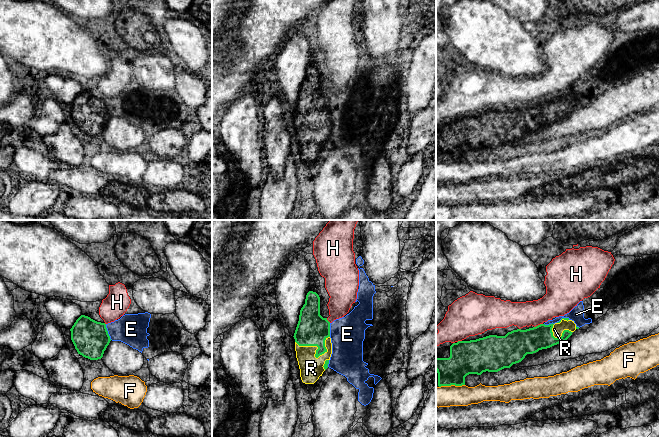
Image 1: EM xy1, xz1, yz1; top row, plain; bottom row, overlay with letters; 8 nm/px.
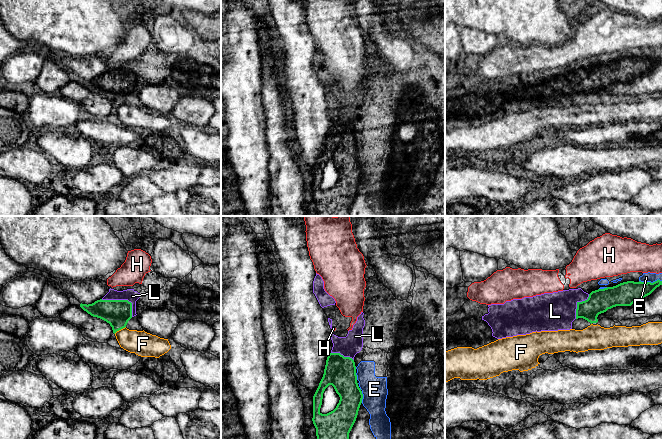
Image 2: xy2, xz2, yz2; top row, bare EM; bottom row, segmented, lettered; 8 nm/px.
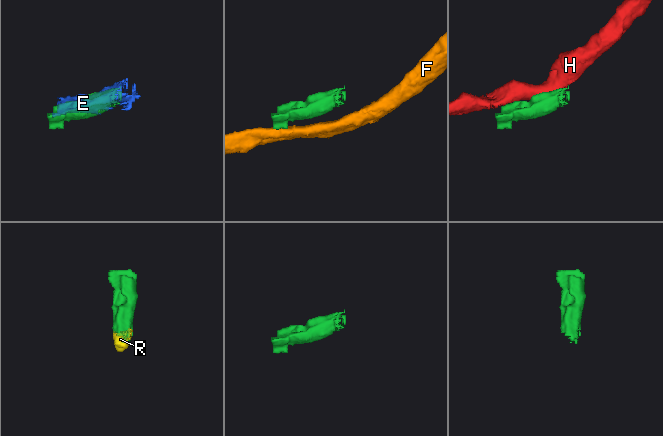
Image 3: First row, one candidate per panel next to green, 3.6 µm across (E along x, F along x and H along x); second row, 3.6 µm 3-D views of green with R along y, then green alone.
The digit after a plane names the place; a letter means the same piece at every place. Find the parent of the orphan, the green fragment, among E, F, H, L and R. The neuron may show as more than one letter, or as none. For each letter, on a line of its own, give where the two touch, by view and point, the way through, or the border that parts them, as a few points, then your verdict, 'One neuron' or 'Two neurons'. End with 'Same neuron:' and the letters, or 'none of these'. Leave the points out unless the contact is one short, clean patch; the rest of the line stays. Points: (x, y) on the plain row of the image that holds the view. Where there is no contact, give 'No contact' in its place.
E: Touches green at yz2 (650, 58). Two neurons
F: Touches green at xy2 (119, 105). Boundary: xy2 (125, 102), (114, 109). Two neurons
H: Touches green at yz1 (538, 101). Two neurons
L: Touches green at xy2 (123, 76). Path across: xy2 (117, 89), (123, 76), (132, 72). One neuron
R: Touches green at xz1 (316, 129). Path across: xz1 (312, 105), (316, 129), (311, 144). One neuron
Same neuron: L, R

